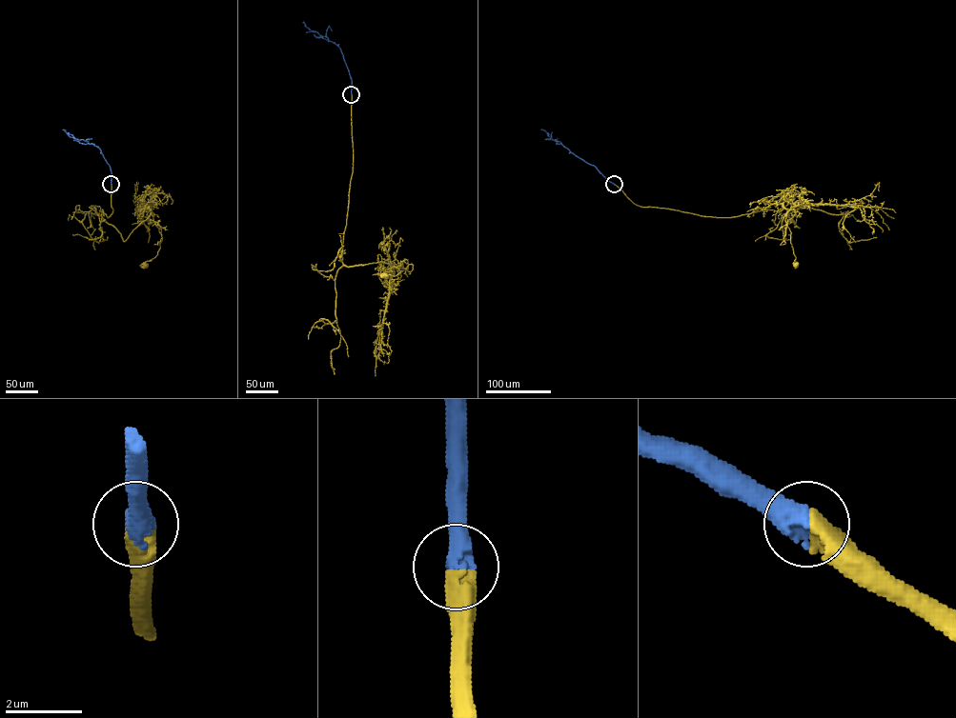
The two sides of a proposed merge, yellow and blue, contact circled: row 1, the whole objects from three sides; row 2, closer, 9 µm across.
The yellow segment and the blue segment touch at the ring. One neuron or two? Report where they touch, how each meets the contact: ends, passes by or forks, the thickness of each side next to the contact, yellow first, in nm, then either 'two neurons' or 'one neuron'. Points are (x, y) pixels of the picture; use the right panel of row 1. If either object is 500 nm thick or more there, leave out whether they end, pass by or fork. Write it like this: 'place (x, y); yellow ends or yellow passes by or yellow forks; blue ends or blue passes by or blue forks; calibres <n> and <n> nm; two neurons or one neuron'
place (614, 184); calibres 600 and 600 nm; one neuron

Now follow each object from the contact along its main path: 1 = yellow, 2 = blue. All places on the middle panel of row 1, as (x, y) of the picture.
1: (351, 94), (353, 167), (342, 262), (353, 267), (384, 262), (402, 270), (396, 275), (384, 275)
2: (351, 94), (352, 80), (340, 49), (326, 36), (311, 30), (303, 21)

